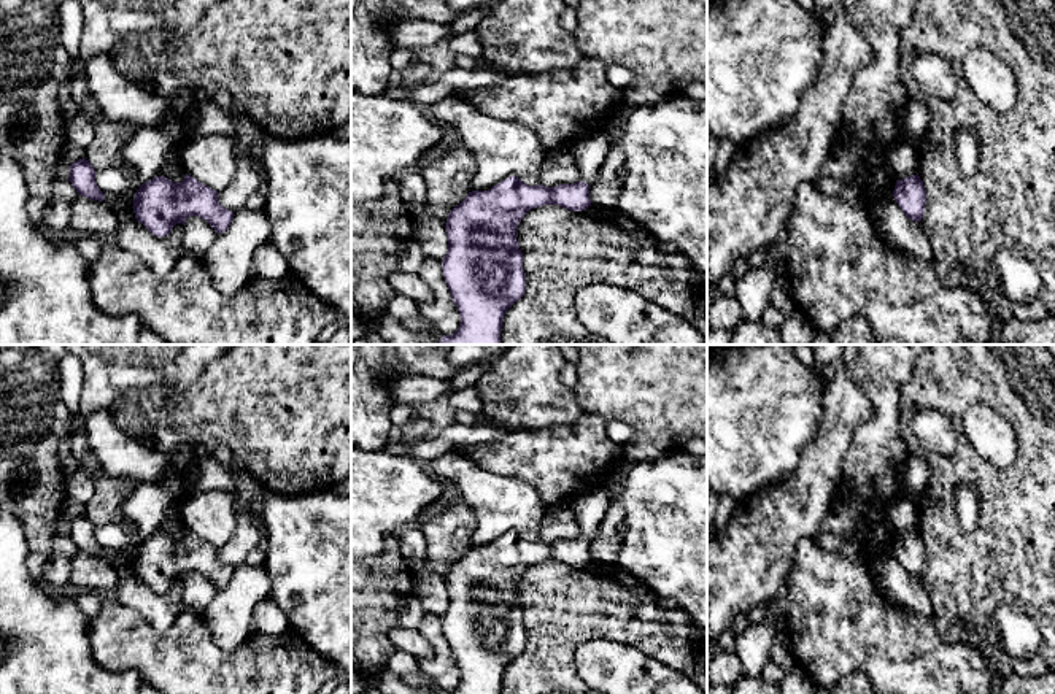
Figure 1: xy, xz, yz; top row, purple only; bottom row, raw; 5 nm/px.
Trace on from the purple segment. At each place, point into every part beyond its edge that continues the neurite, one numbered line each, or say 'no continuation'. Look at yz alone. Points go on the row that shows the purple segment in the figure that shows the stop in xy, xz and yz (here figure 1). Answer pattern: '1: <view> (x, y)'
no continuation

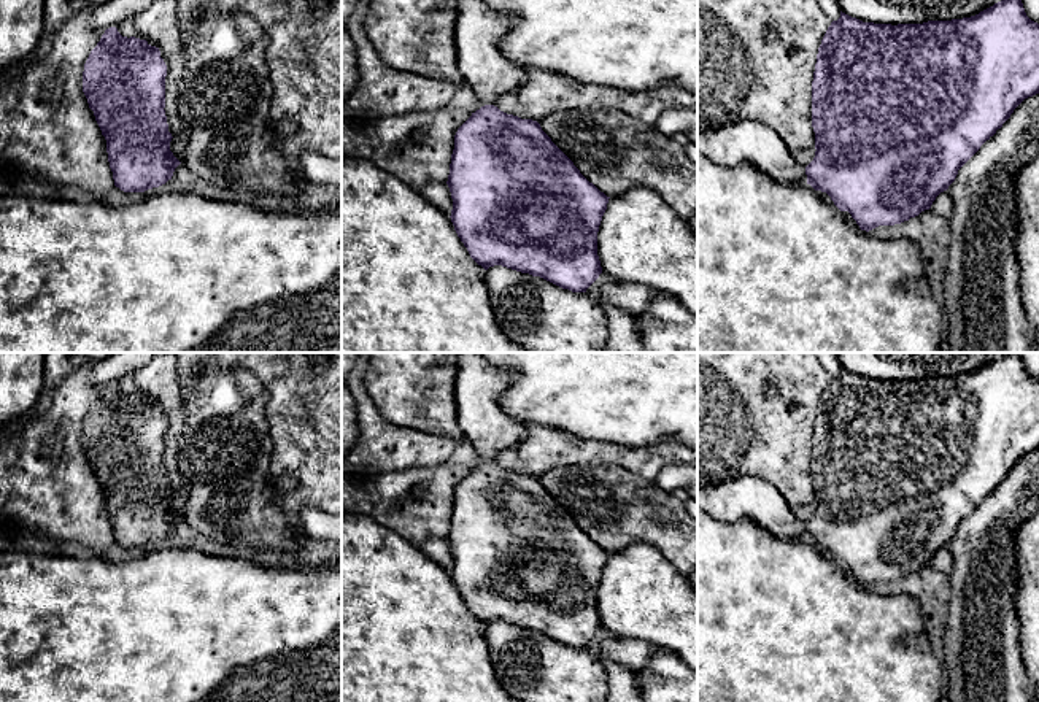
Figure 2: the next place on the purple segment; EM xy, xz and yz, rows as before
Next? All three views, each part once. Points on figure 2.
1: yz (747, 142)

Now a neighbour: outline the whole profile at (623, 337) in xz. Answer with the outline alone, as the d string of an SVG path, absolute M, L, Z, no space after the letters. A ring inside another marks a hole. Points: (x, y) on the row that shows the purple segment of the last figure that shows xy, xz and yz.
M601 303L608 321L608 338L604 353L643 353L635 314L615 305Z

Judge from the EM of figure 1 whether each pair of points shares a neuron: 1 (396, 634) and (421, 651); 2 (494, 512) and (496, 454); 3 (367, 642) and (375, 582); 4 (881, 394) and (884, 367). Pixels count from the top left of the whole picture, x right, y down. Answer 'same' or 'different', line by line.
1: same
2: different
3: same
4: same

